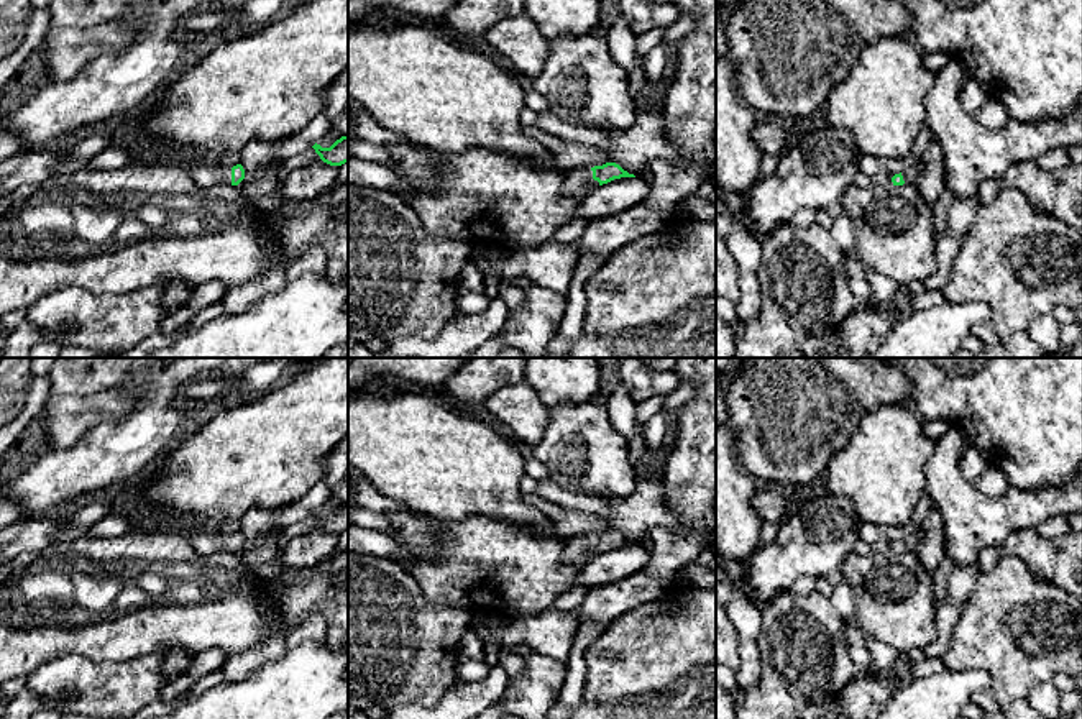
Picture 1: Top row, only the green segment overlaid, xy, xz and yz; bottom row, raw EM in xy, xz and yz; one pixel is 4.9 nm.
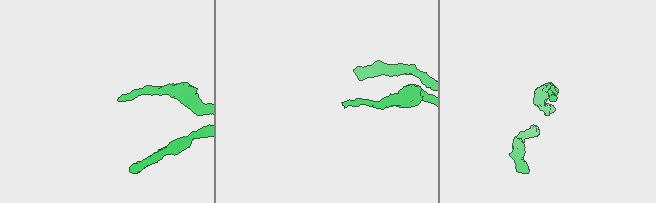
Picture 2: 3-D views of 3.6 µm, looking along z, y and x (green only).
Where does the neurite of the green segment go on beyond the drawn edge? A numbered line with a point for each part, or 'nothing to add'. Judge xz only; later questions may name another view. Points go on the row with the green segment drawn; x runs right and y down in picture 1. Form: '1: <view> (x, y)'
1: xz (577, 179)

